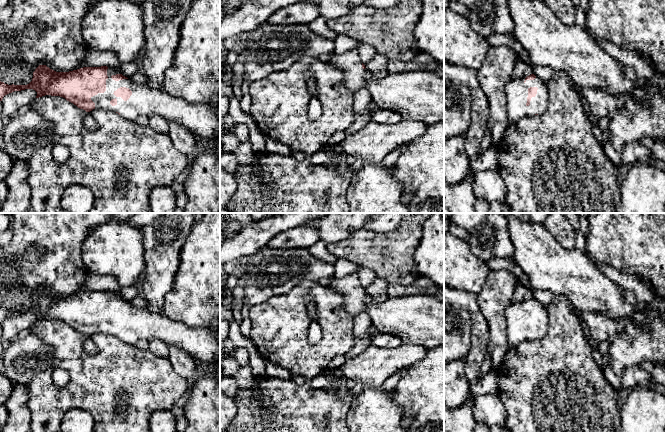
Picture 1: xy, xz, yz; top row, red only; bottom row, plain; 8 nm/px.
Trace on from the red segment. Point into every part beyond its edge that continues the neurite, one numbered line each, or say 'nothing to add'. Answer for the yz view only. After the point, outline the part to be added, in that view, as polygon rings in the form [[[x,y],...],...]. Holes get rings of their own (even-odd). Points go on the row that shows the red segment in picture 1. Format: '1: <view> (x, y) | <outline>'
1: yz (516, 91) | [[[526,77],[511,79],[504,88],[504,95],[507,98],[507,114],[510,123],[519,121],[521,118],[530,115],[542,115],[545,113],[549,103],[549,90],[546,82],[539,78],[526,80]],[[537,87],[537,94],[531,98],[527,106],[528,89]]]

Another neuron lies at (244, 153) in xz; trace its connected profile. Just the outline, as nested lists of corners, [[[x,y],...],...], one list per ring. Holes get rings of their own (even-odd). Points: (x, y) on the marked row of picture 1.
[[[249,140],[241,142],[235,151],[235,157],[238,164],[244,164],[251,161],[255,157],[255,154],[256,153],[253,151],[252,144]]]

